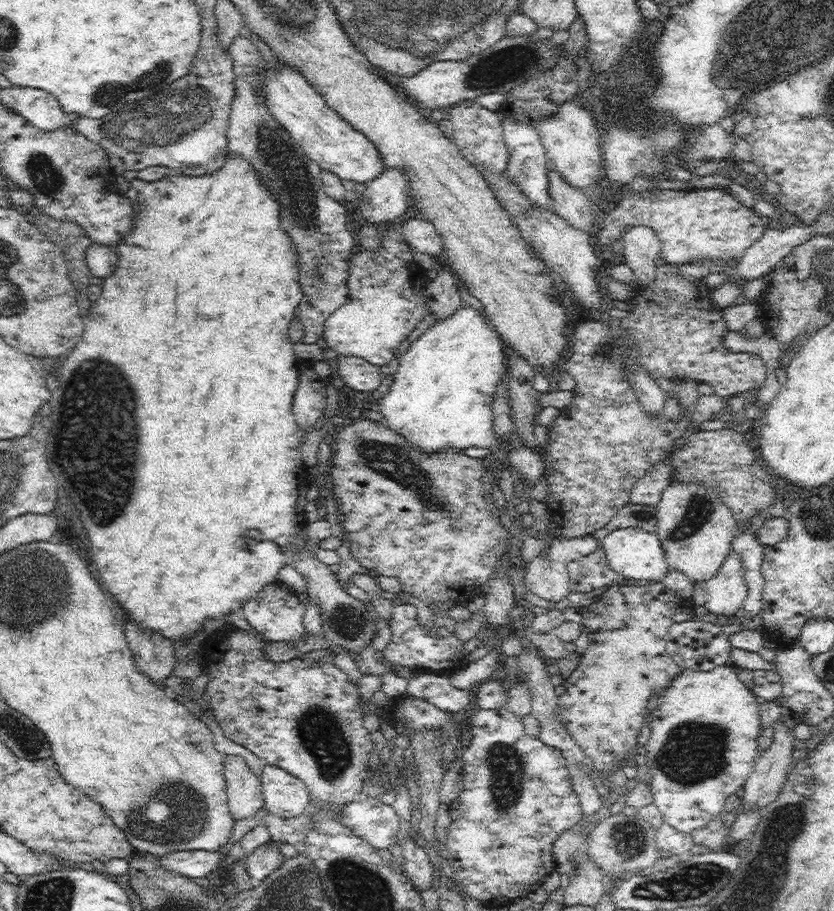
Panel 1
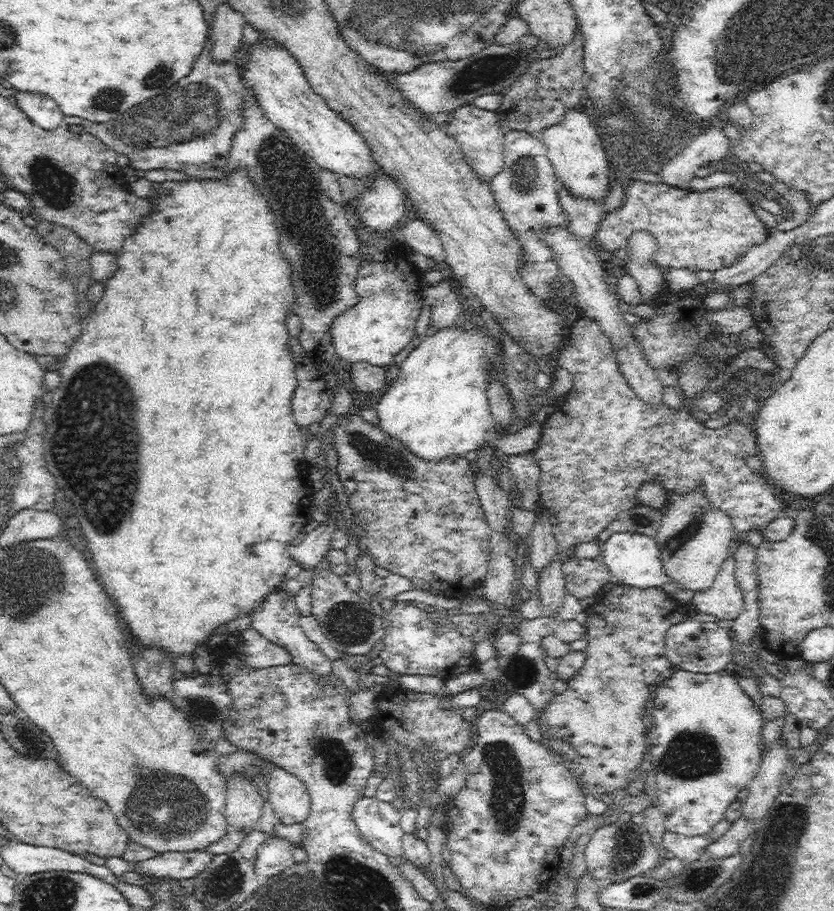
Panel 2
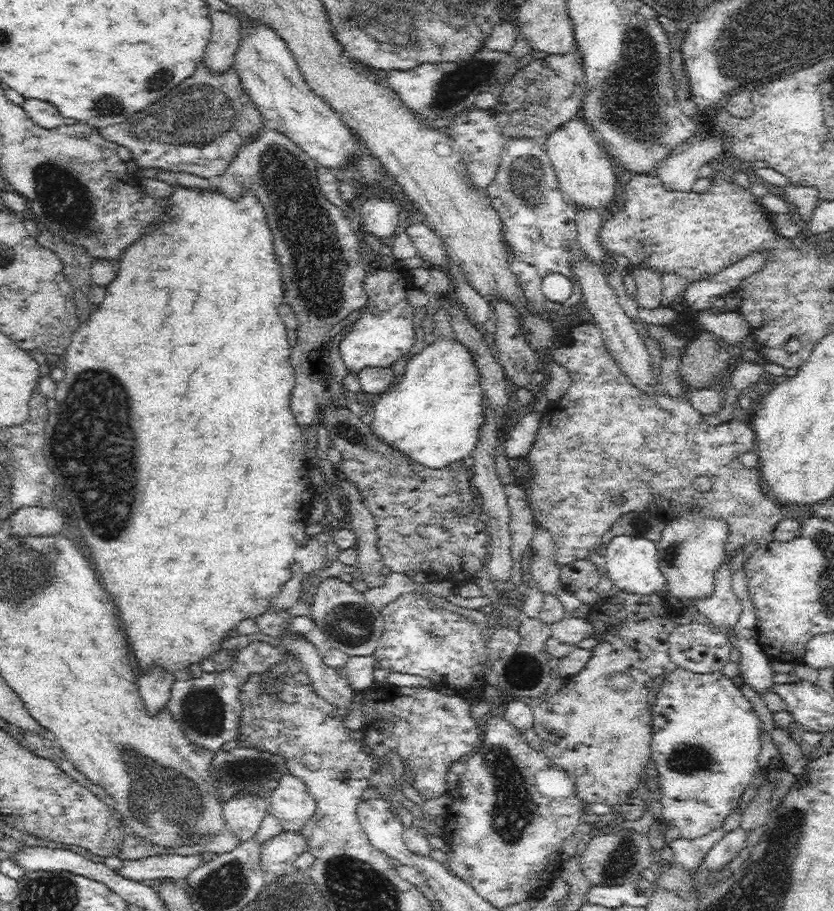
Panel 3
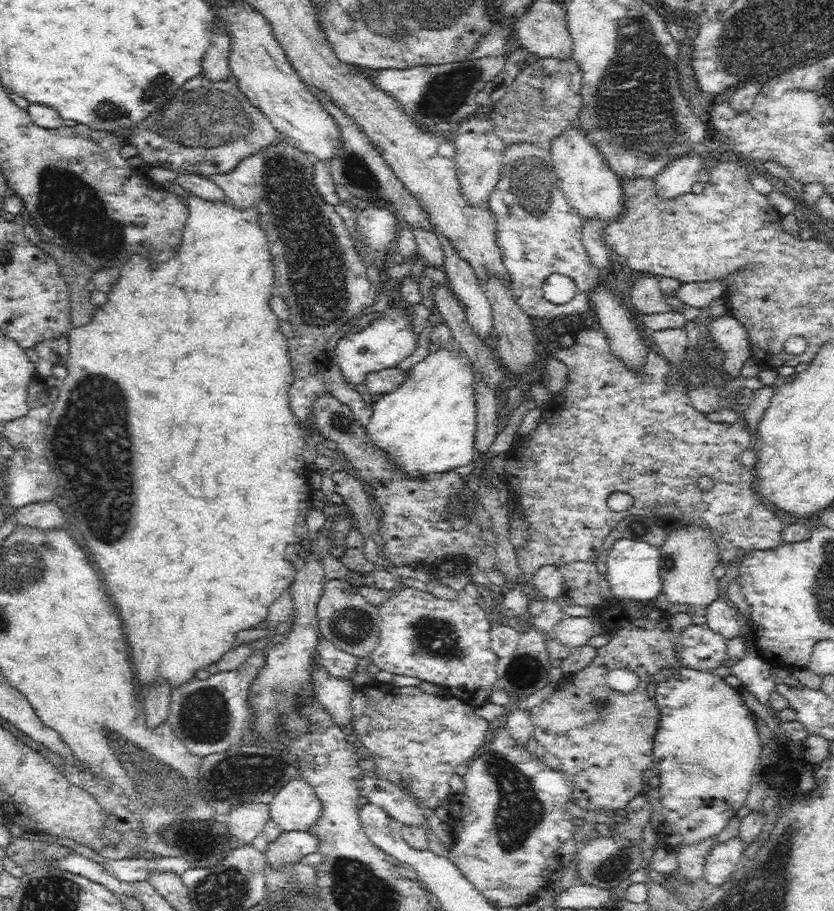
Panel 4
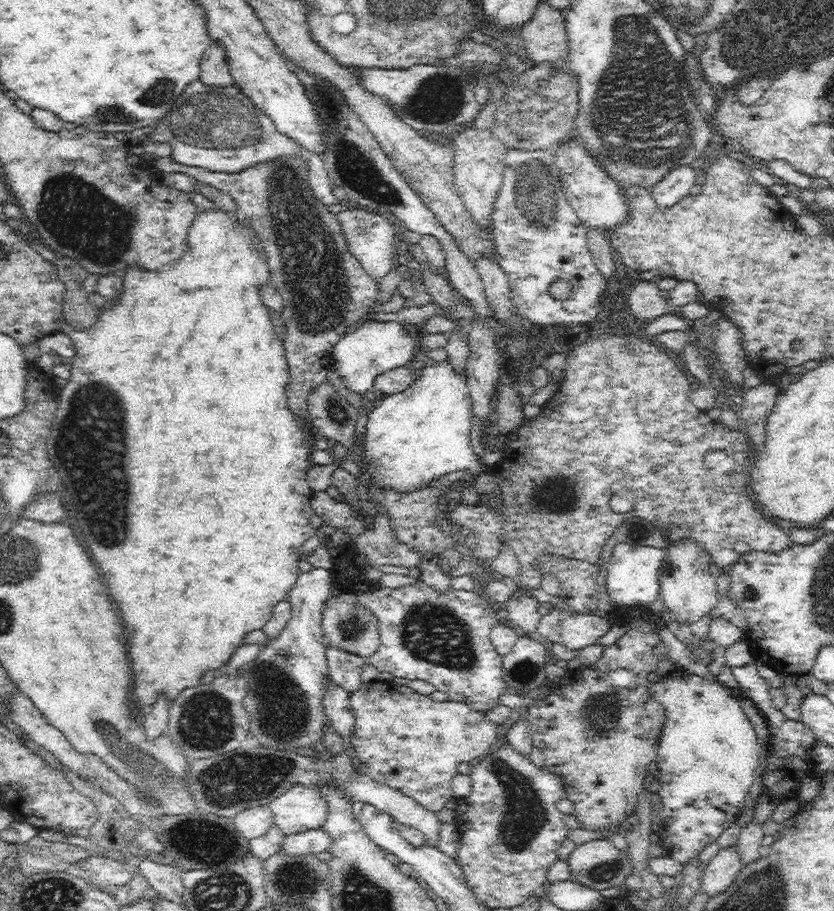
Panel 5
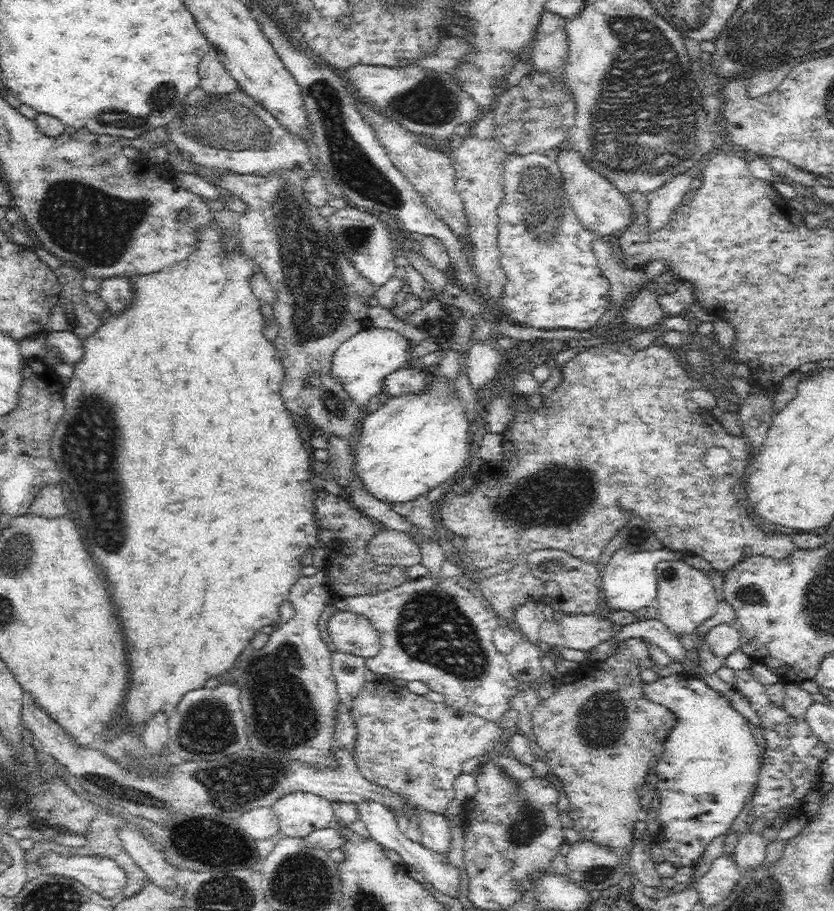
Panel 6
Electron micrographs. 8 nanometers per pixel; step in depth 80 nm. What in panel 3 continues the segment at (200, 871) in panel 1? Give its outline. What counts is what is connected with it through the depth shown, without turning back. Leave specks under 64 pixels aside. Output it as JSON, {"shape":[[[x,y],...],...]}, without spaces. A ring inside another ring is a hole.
{"shape":[[[162,854],[148,856],[140,860],[124,860],[119,876],[134,881],[151,879],[172,879],[181,882],[190,876],[192,870],[204,863],[202,854],[182,856],[180,854]]]}

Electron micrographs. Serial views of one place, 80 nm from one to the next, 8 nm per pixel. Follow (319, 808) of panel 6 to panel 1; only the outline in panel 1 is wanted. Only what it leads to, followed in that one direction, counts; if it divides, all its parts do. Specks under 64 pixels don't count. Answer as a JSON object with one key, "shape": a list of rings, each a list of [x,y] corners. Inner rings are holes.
{"shape":[[[268,764],[259,778],[264,807],[272,814],[280,818],[294,818],[308,811],[309,790],[301,778]]]}

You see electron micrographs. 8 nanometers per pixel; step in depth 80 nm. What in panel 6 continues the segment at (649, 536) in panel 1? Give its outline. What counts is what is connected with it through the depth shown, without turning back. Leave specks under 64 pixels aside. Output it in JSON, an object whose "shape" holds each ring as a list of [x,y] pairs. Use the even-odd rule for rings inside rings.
{"shape":[[[662,547],[660,550],[646,550],[646,552],[628,552],[624,548],[618,548],[608,561],[606,566],[602,566],[600,570],[602,594],[605,596],[605,604],[613,610],[627,610],[628,612],[636,612],[645,606],[655,604],[657,598],[657,575],[655,570],[657,564],[662,561],[676,560],[680,554],[677,551]]]}

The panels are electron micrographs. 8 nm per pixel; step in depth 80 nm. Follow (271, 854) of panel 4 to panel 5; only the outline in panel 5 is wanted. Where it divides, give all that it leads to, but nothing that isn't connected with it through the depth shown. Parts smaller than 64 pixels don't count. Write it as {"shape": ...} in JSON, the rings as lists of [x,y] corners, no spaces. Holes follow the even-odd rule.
{"shape":[[[318,828],[296,832],[296,834],[286,834],[282,838],[278,852],[286,853],[287,856],[302,856],[302,854],[325,852],[330,844],[332,844],[332,837]]]}

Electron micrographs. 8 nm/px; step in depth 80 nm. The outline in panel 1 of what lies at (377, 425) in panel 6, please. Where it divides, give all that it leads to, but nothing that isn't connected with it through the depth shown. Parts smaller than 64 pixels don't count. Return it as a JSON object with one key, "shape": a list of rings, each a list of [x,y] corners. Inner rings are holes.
{"shape":[[[458,308],[450,316],[443,317],[440,322],[436,322],[430,330],[425,330],[420,338],[416,342],[409,344],[406,352],[399,358],[399,368],[394,375],[394,381],[391,384],[390,391],[387,392],[386,396],[382,398],[379,404],[379,411],[385,418],[385,424],[392,428],[398,435],[406,438],[410,441],[414,447],[418,447],[422,452],[438,452],[446,448],[454,448],[458,450],[465,450],[468,448],[489,448],[495,453],[501,448],[501,442],[497,439],[494,433],[493,413],[492,413],[492,400],[496,396],[498,391],[498,384],[500,384],[500,378],[502,377],[502,368],[504,368],[504,342],[500,342],[503,339],[502,336],[495,330],[490,330],[484,316],[480,316],[480,312],[476,312],[474,308]]]}

